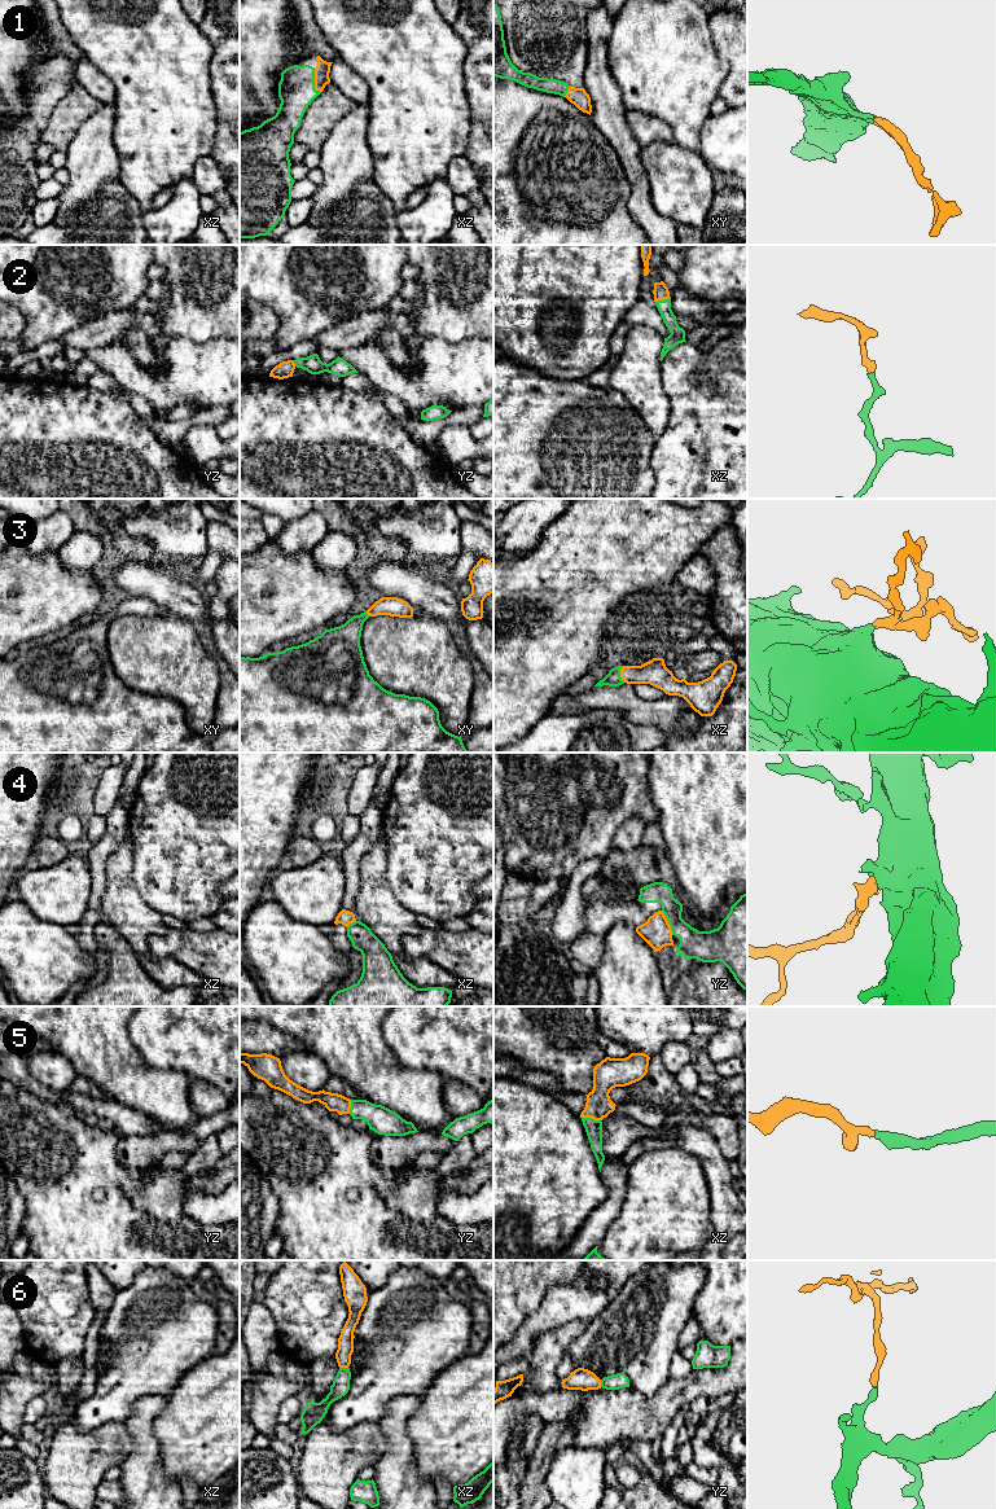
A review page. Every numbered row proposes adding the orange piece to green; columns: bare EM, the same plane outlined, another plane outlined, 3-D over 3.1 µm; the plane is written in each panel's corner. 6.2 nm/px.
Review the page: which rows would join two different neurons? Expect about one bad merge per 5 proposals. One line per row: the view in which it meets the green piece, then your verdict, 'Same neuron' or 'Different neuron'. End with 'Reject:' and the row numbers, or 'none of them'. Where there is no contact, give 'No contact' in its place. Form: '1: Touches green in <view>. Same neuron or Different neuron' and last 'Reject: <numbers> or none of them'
1: Touches green in xz. Same neuron
2: Touches green in xz. Same neuron
3: Touches green in xz. Same neuron
4: Touches green in yz. Same neuron
5: Touches green in xz. Same neuron
6: Touches green in xz. Same neuron
Reject: none of them

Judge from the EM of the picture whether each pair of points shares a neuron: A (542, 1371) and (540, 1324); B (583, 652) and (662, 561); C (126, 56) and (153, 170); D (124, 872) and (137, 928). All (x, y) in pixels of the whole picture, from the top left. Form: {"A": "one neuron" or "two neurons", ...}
{"A": "two neurons", "B": "one neuron", "C": "one neuron", "D": "one neuron"}

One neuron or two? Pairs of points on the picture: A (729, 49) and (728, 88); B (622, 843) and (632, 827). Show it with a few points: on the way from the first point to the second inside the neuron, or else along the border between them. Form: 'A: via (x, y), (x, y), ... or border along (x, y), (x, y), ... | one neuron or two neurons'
A: via (733, 58), (733, 79) | one neuron
B: via (626, 839), (632, 830) | one neuron

